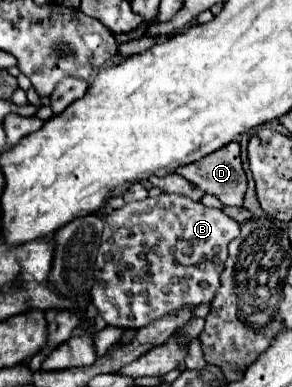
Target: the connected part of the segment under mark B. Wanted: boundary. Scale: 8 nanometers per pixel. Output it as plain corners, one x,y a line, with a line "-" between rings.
162,193
158,197
148,197
144,201
136,201
136,203
128,203
122,209
114,209
108,217
106,217
106,225
104,225
104,235
102,235
102,243
100,243
100,255
96,259
96,283
92,287
92,303
96,305
96,309
100,311
102,319
108,325
116,325
116,327
126,327
126,329
140,329
146,327
158,319
162,319
168,313
180,311
186,305
200,305
200,303
210,303
216,295
216,291
220,289
220,275
224,271
224,261
228,259
228,243
232,239
236,239
240,235
240,223
234,221
232,217
228,217
224,211
220,209
208,209
202,203
194,203
188,197
182,195
172,195
172,193

